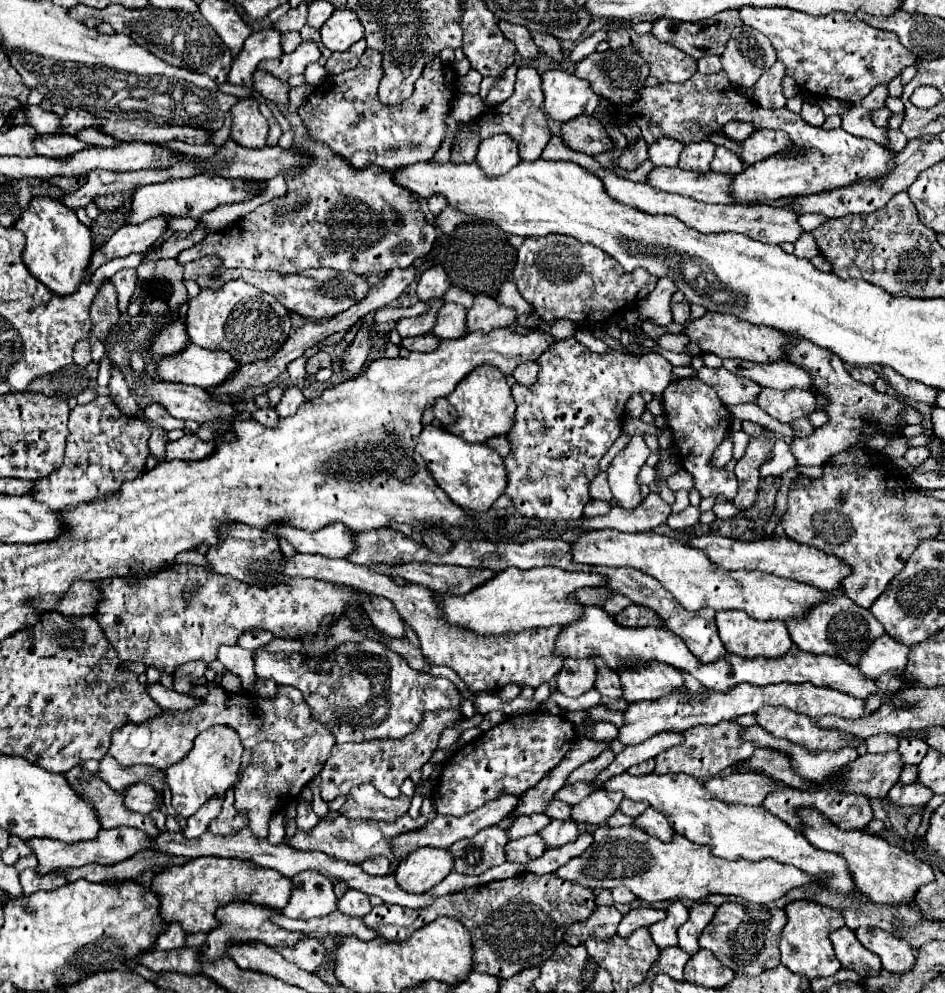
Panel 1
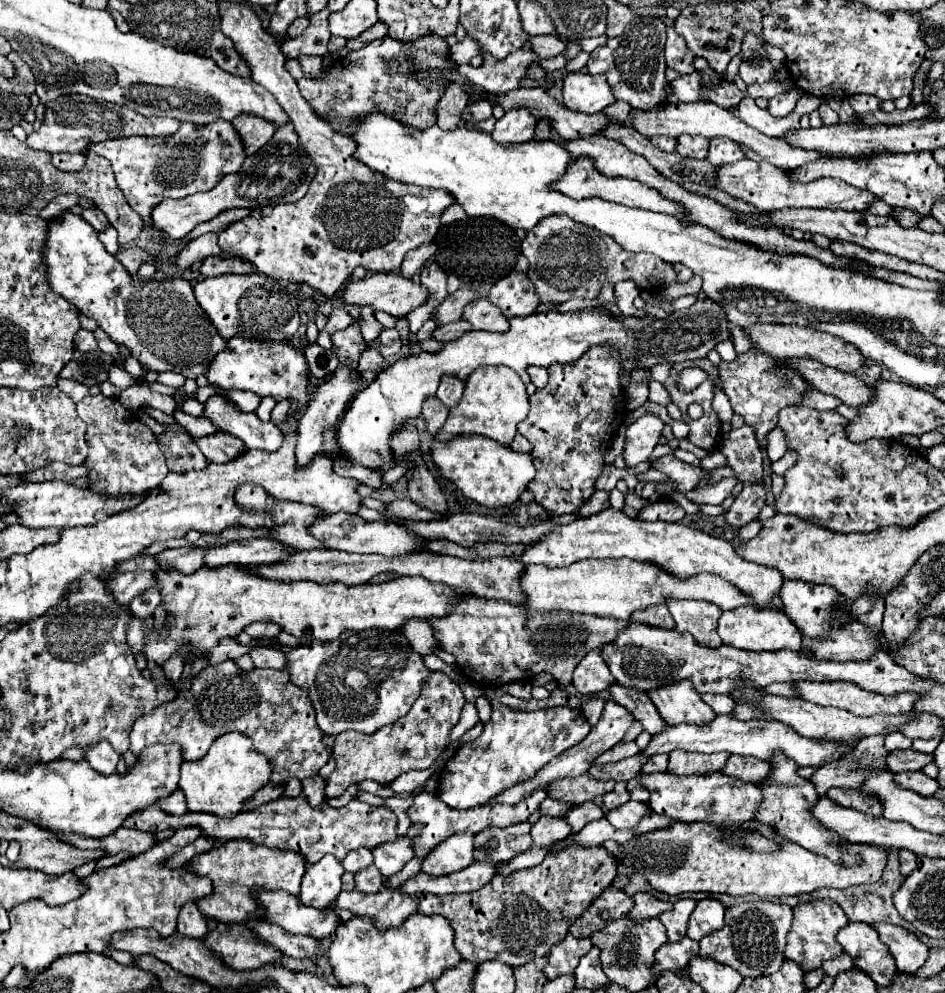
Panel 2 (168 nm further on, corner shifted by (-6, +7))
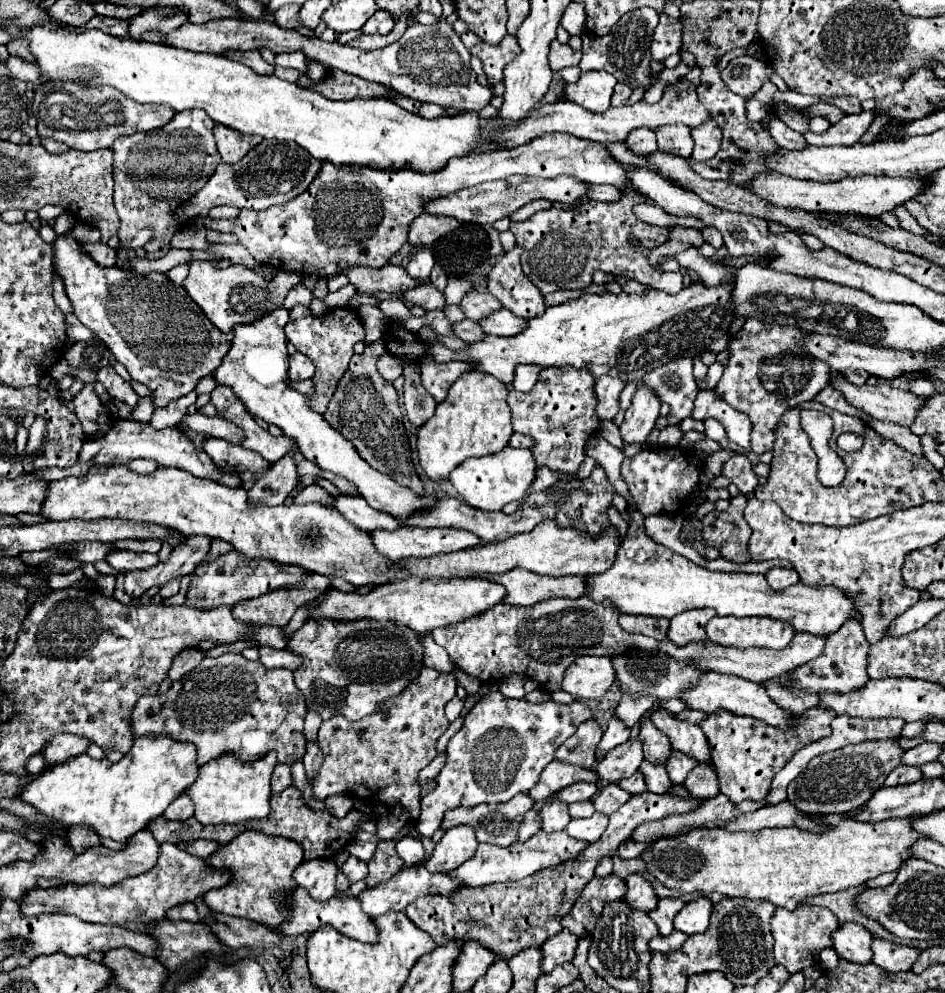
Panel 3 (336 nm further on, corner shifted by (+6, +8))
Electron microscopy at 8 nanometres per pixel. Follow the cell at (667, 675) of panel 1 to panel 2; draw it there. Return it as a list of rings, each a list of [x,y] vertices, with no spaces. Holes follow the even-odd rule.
[[[678,681],[666,687],[652,689],[648,691],[648,697],[668,725],[708,725],[708,721],[716,717],[714,711],[694,691],[690,681]]]

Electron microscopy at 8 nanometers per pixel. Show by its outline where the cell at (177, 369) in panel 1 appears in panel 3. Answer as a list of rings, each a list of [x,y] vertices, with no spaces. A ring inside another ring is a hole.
[[[278,308],[276,312],[272,312],[272,316],[264,316],[264,320],[232,328],[234,338],[230,344],[230,352],[224,356],[222,364],[212,372],[212,378],[222,386],[232,388],[252,416],[258,416],[268,424],[276,424],[278,428],[282,428],[286,436],[294,438],[306,460],[314,462],[322,470],[328,470],[352,482],[358,494],[364,496],[372,508],[388,512],[400,522],[404,522],[406,516],[410,516],[414,510],[430,508],[434,504],[432,498],[418,498],[412,490],[400,486],[390,476],[376,472],[368,462],[360,458],[356,448],[352,448],[352,444],[344,440],[340,432],[328,426],[322,414],[310,408],[308,396],[292,388],[292,380],[288,376],[288,350],[284,334],[286,322],[288,322],[288,310]]]

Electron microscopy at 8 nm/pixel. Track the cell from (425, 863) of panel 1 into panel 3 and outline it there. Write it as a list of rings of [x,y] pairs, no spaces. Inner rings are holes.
[[[468,826],[448,828],[442,840],[434,846],[432,856],[426,860],[424,868],[428,872],[452,872],[468,858],[474,856],[478,840]]]

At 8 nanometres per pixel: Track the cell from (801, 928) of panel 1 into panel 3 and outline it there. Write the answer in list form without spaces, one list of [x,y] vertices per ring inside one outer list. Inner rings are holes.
[[[800,904],[796,910],[778,908],[772,918],[772,934],[774,934],[774,958],[782,964],[790,974],[802,972],[804,968],[816,966],[816,956],[828,946],[832,946],[830,934],[840,926],[836,916],[824,906]]]

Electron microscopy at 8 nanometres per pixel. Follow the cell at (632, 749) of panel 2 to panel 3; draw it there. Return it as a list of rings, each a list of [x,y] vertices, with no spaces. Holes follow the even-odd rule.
[[[612,718],[610,724],[608,724],[608,728],[606,728],[606,732],[604,732],[604,736],[602,736],[602,740],[600,740],[600,744],[598,744],[596,756],[604,756],[612,748],[616,748],[622,742],[626,742],[628,738],[630,738],[630,730],[622,722],[618,722],[616,718]]]

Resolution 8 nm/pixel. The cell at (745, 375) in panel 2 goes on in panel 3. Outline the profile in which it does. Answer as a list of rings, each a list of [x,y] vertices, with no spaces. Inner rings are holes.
[[[746,320],[744,326],[730,340],[730,346],[728,346],[730,358],[724,364],[724,374],[722,374],[720,382],[716,384],[714,392],[726,404],[732,404],[736,410],[744,412],[750,418],[750,422],[752,422],[750,450],[754,454],[762,454],[762,452],[772,450],[772,444],[774,444],[772,428],[776,426],[776,420],[780,418],[780,414],[784,414],[788,408],[794,408],[800,402],[814,400],[816,392],[820,392],[822,388],[828,386],[830,368],[826,364],[820,364],[820,360],[812,360],[812,356],[808,356],[806,352],[800,352],[800,348],[796,348],[794,342],[800,336],[804,336],[804,332],[794,326],[778,326],[778,324],[760,322],[760,320]]]

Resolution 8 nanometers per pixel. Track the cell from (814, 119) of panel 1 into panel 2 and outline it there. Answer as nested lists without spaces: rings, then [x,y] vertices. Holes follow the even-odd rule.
[[[822,103],[822,105],[818,107],[818,111],[820,111],[820,117],[822,117],[822,123],[824,123],[824,125],[836,125],[836,123],[840,123],[838,113],[832,111],[826,103]]]

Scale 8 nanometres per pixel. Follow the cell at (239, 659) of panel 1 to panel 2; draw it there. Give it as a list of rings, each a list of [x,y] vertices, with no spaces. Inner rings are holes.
[[[256,647],[254,651],[250,651],[250,657],[254,661],[254,667],[260,667],[260,669],[286,669],[288,661],[286,661],[286,655],[284,651],[280,649],[270,649],[270,647]]]

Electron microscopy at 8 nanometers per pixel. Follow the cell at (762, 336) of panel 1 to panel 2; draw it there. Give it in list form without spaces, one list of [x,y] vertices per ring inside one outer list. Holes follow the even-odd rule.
[[[756,323],[748,329],[744,329],[744,333],[750,337],[750,341],[760,347],[764,353],[776,357],[776,359],[792,359],[792,357],[808,357],[808,359],[816,359],[828,367],[846,371],[846,373],[854,373],[856,369],[860,369],[866,359],[864,355],[854,347],[848,345],[848,341],[840,341],[840,337],[832,337],[830,333],[822,333],[816,331],[812,327],[798,327],[798,325],[764,325],[764,323]]]

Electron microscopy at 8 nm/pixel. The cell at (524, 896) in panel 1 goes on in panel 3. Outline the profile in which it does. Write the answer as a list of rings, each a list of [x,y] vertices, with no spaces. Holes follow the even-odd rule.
[[[652,792],[634,794],[626,804],[610,814],[610,824],[602,838],[588,844],[578,858],[566,860],[552,868],[544,868],[522,880],[488,884],[484,888],[458,888],[456,892],[450,892],[446,896],[424,896],[408,904],[404,912],[418,928],[428,932],[438,946],[446,946],[452,940],[476,940],[484,944],[484,948],[492,950],[500,960],[510,960],[510,956],[516,956],[520,950],[540,948],[550,936],[562,930],[562,916],[572,910],[584,886],[594,878],[594,868],[598,866],[598,862],[606,856],[612,858],[618,850],[618,844],[632,834],[632,828],[640,826],[642,822],[660,820],[668,814],[696,810],[698,804],[700,800],[684,804],[684,800],[672,800],[672,796],[658,796]]]

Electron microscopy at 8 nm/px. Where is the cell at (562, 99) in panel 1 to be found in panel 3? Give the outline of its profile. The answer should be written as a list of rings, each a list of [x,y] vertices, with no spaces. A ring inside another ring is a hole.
[[[604,70],[582,72],[580,78],[572,84],[564,84],[562,96],[568,102],[574,102],[590,112],[604,112],[610,108],[610,96],[616,86],[616,80]]]

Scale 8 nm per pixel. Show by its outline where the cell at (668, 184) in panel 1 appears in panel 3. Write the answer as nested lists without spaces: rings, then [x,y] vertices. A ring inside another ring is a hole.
[[[758,172],[744,186],[748,192],[760,196],[772,206],[790,208],[790,210],[806,210],[806,212],[852,212],[860,216],[878,218],[884,212],[890,212],[894,206],[904,204],[904,200],[914,198],[924,182],[920,178],[888,178],[888,176],[858,176],[844,178],[838,182],[814,182],[814,180],[796,180],[778,172]]]

